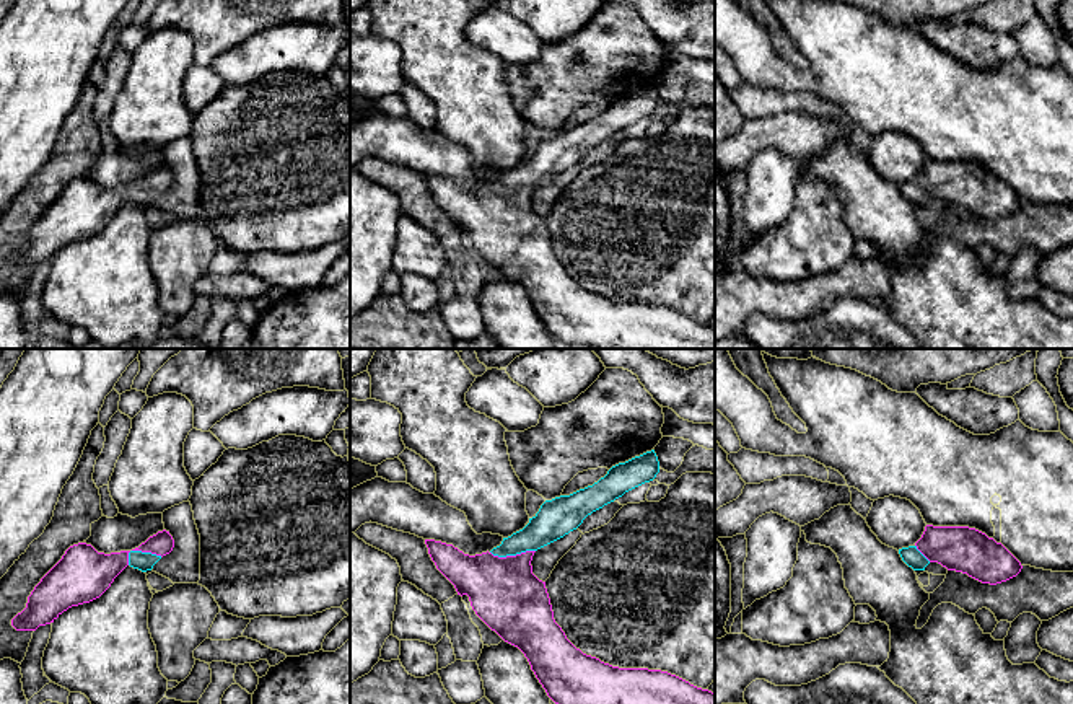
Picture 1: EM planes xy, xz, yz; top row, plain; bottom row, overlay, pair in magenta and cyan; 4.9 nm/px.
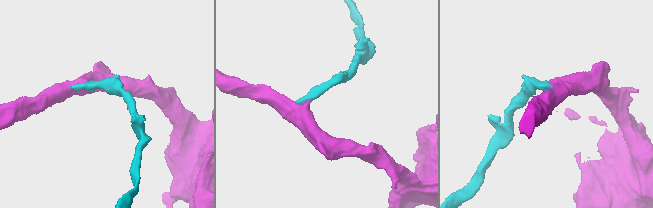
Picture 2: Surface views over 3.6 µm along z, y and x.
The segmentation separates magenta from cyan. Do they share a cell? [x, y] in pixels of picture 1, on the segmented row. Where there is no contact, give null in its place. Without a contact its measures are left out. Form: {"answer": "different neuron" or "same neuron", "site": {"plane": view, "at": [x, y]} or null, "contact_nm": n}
{"answer": "same neuron", "site": {"plane": "xz", "at": [512, 556]}, "contact_nm": 220}

